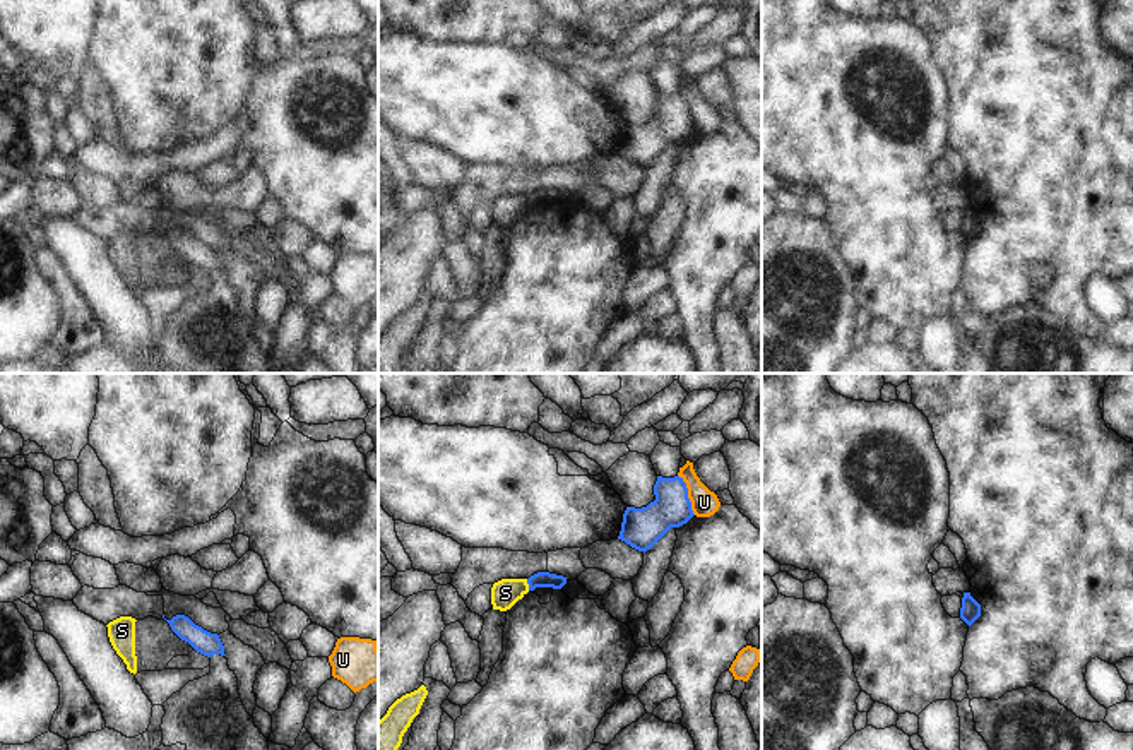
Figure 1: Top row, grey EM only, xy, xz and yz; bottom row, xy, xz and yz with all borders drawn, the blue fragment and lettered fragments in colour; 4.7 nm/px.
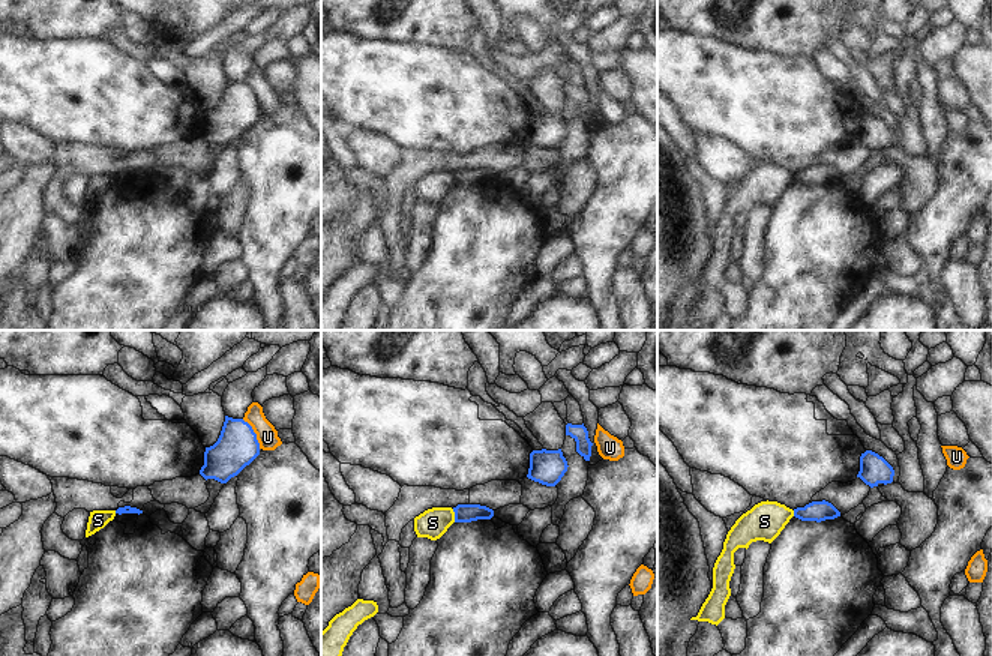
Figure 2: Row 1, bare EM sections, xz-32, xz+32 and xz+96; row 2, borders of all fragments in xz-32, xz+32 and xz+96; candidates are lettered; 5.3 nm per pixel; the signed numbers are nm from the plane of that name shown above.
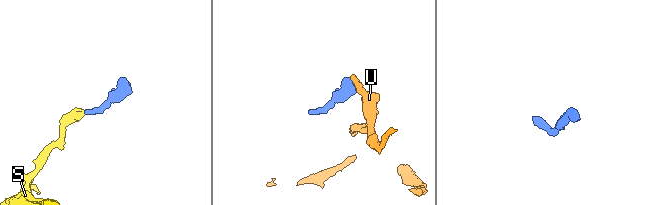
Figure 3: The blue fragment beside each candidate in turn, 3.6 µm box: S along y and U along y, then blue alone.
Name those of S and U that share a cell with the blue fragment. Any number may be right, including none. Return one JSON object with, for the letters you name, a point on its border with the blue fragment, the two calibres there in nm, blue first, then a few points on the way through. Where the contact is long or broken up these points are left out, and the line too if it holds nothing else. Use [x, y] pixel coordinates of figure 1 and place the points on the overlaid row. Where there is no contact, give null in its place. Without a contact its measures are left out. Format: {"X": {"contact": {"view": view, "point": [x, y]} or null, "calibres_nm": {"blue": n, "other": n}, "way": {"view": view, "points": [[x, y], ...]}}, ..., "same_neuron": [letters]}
{"same_neuron": []}

